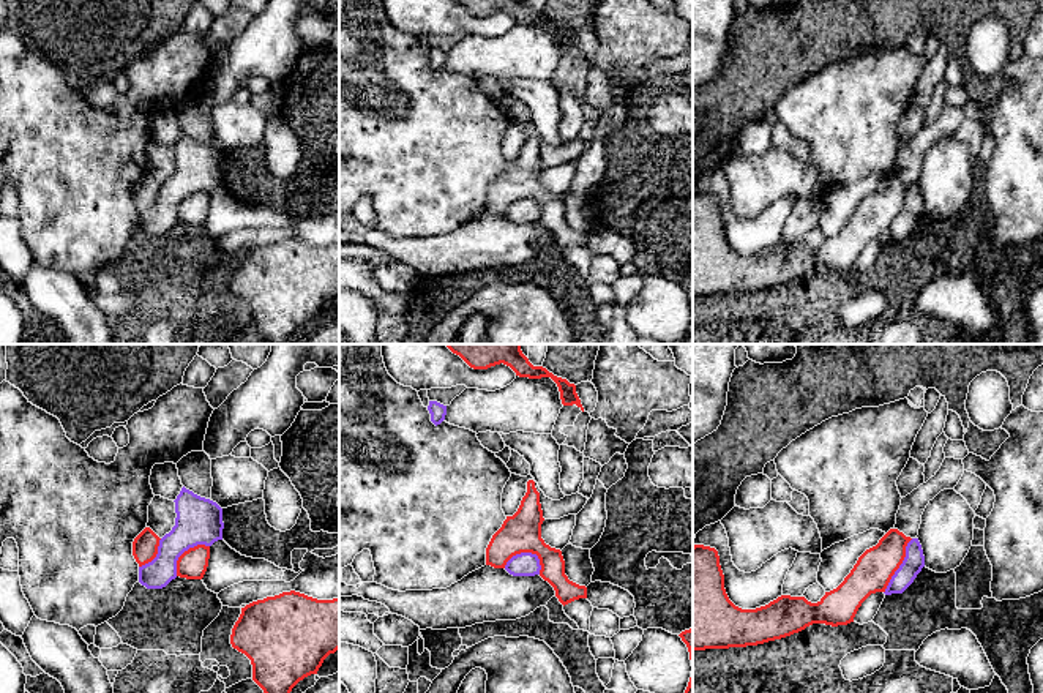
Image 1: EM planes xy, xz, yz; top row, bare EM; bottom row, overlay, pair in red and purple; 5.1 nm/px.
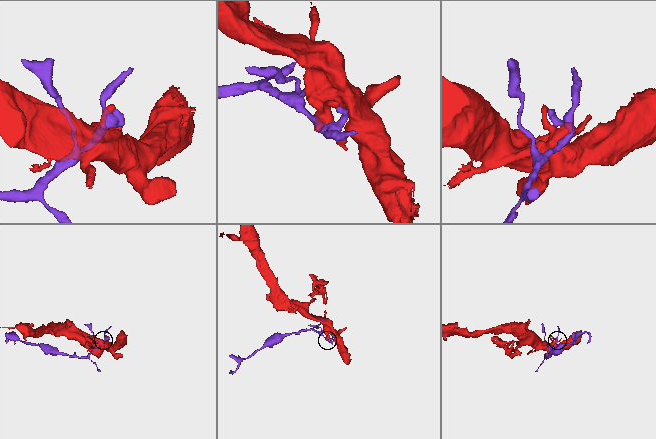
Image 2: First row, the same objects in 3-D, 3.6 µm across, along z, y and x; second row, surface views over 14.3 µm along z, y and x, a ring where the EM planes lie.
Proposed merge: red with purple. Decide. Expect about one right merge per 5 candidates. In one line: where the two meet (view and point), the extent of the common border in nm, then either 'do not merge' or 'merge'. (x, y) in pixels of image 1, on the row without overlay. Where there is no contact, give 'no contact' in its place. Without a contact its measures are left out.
contact xz (524, 198); length 200 nm; do not merge

